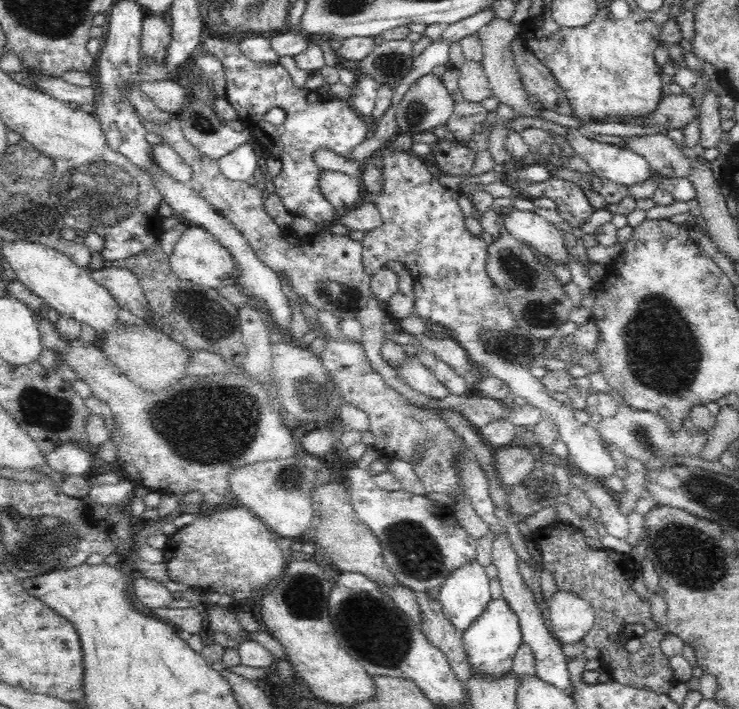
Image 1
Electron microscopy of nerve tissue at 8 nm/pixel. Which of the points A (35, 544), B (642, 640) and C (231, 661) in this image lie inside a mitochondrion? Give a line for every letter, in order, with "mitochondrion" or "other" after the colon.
A: mitochondrion
B: other
C: other

